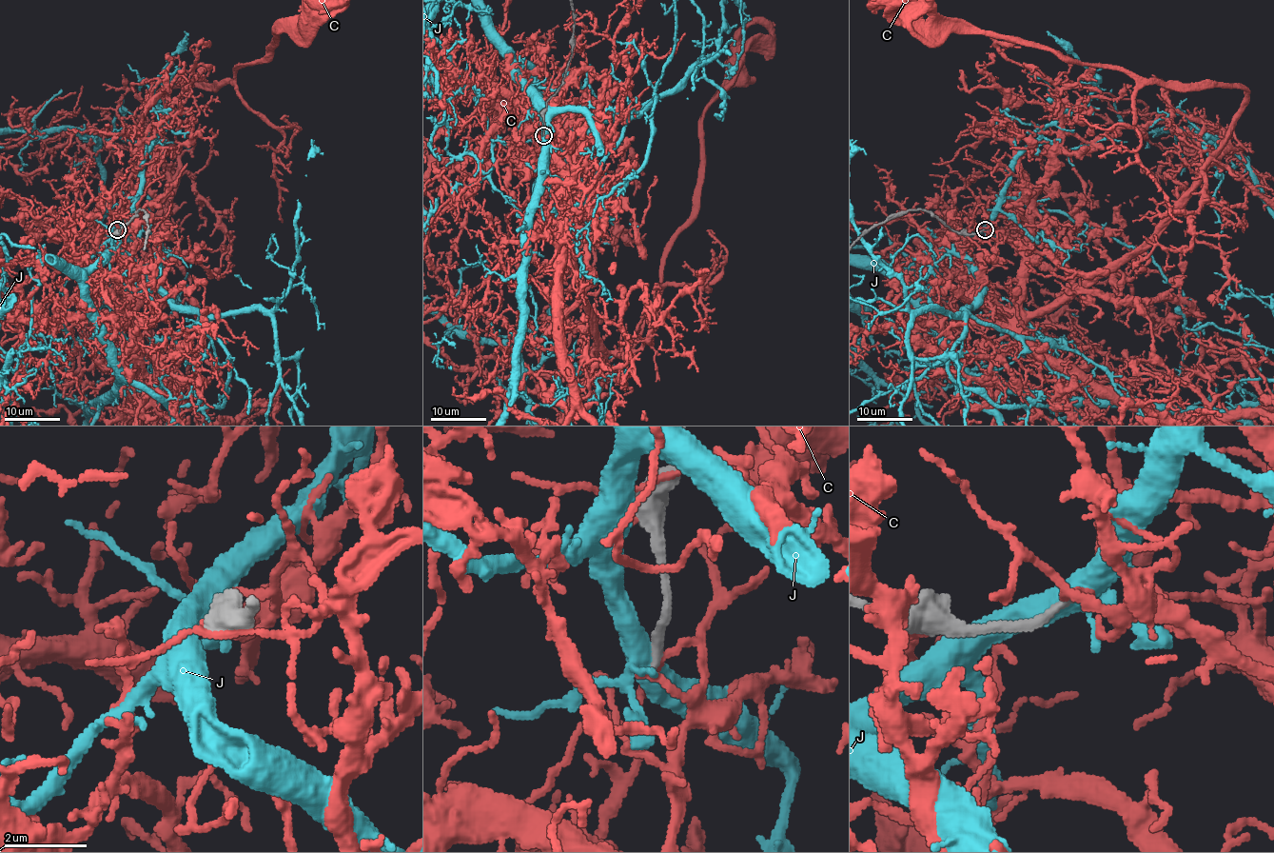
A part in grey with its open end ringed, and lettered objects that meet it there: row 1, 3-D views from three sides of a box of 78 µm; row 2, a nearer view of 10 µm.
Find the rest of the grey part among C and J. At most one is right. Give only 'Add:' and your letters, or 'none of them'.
Add: none of them

